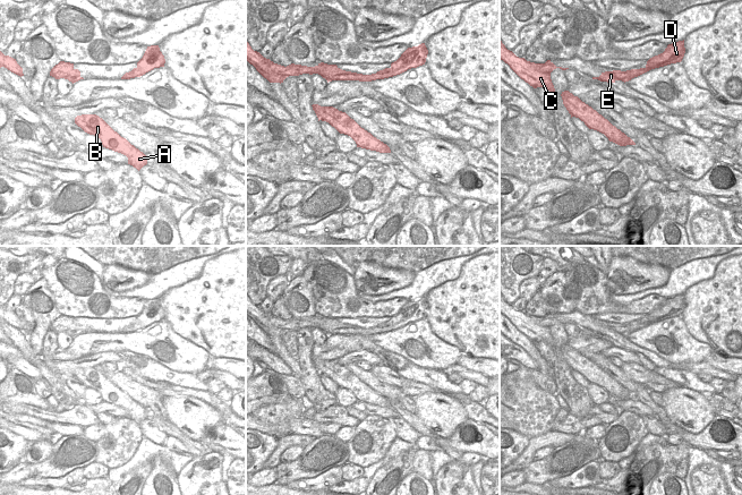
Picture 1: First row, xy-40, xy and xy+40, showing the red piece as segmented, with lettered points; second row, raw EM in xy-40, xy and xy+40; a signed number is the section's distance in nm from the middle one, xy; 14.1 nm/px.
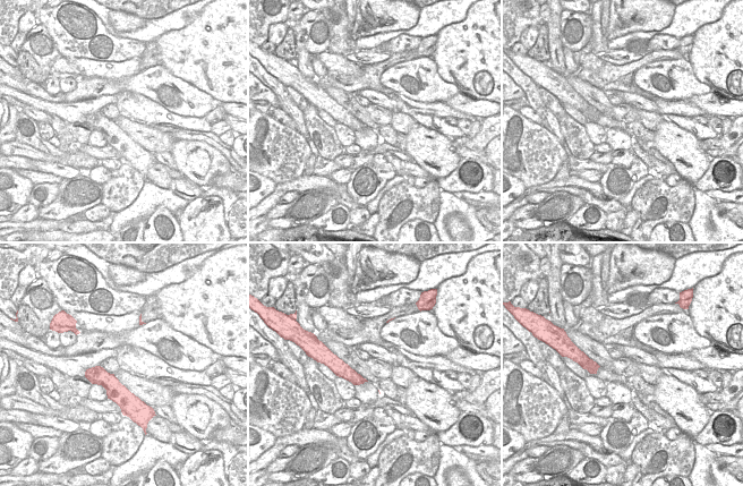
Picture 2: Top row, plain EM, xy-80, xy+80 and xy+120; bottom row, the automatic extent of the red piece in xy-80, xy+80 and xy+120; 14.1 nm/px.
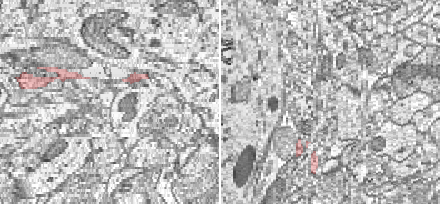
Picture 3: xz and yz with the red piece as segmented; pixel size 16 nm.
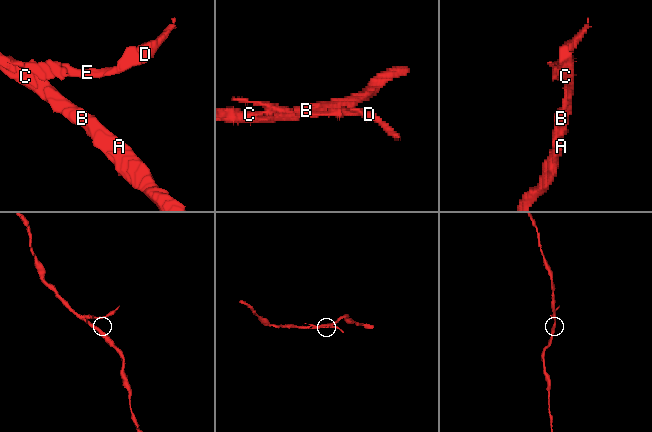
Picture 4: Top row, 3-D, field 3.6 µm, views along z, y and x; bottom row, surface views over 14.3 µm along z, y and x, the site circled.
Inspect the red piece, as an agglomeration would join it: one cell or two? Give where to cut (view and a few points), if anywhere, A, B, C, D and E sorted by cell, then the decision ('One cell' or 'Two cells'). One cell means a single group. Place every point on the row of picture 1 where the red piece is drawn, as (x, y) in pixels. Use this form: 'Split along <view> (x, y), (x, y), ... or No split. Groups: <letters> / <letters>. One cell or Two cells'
No split. Groups: A B C D E. One cell.

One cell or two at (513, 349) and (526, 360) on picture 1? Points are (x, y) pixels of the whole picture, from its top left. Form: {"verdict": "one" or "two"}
{"verdict": "one"}

